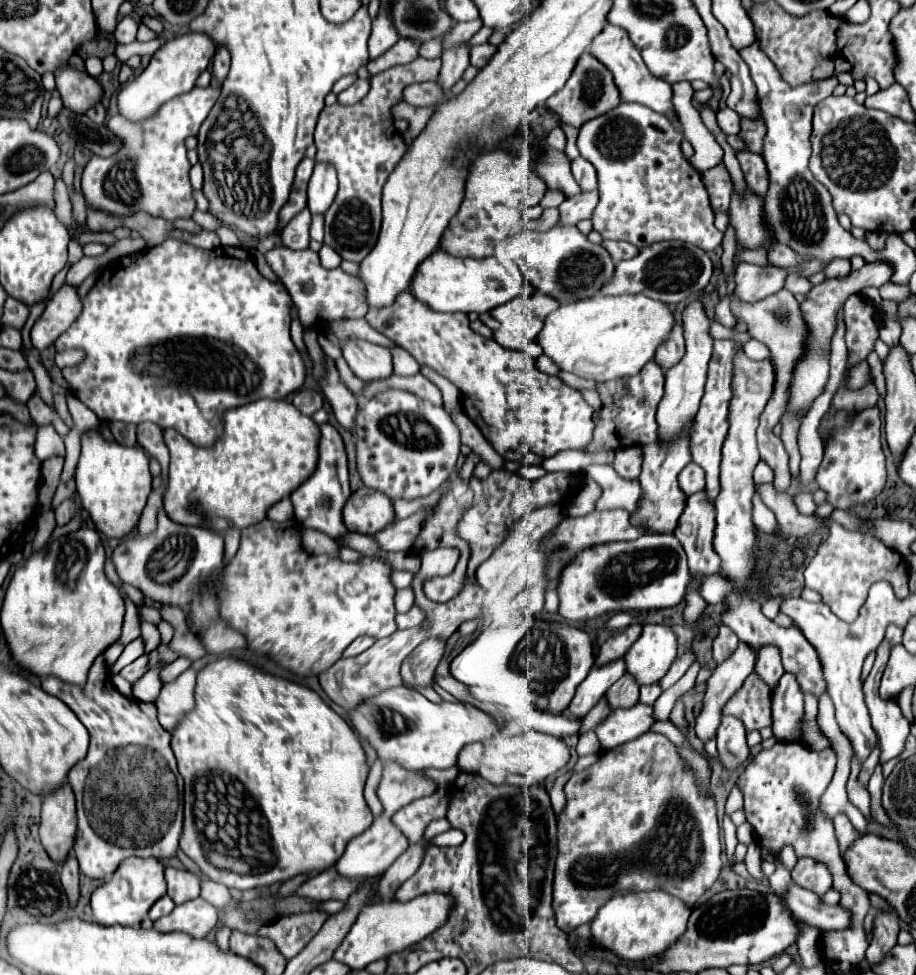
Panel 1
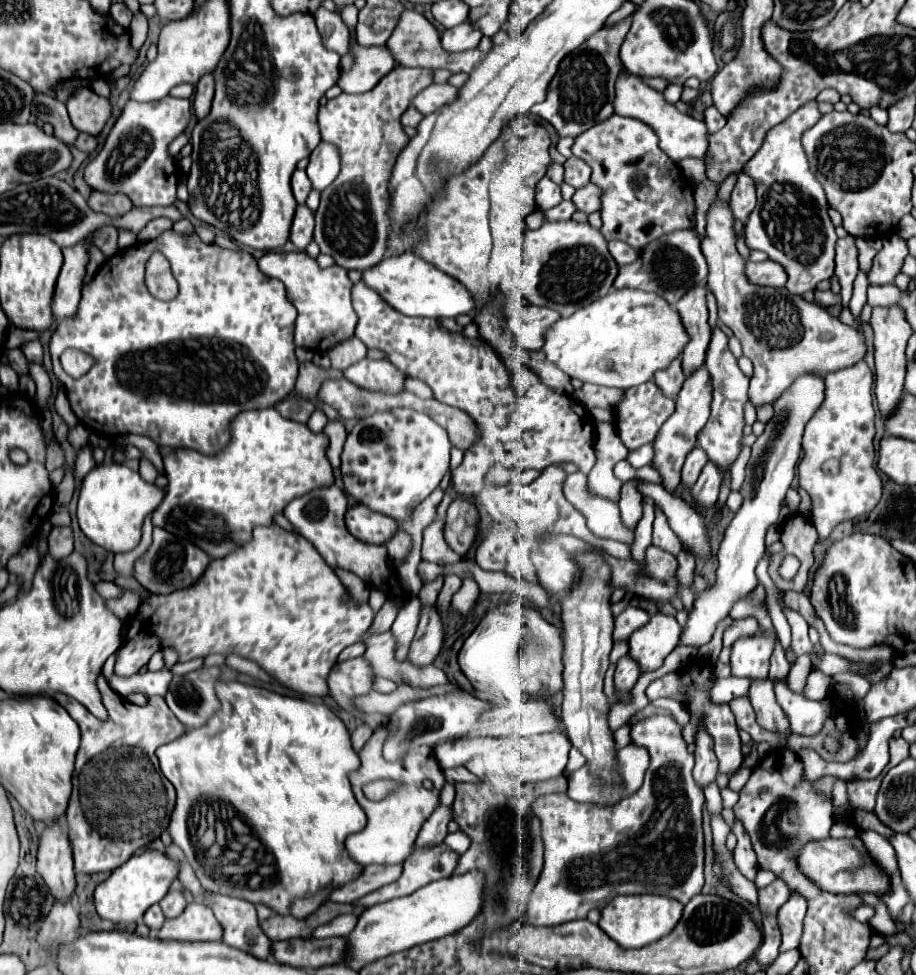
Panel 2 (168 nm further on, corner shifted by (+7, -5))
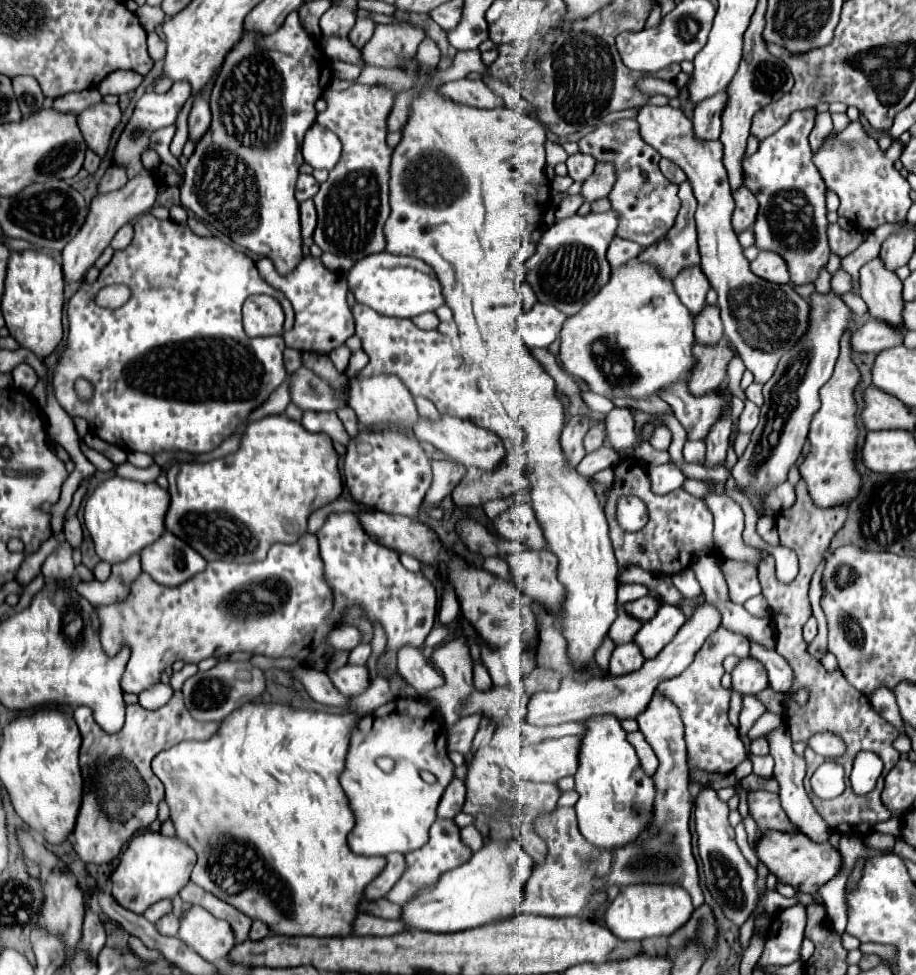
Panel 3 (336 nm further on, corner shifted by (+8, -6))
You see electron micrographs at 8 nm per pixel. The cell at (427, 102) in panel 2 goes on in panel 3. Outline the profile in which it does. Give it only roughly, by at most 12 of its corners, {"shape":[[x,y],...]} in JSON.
{"shape":[[483,81],[445,83],[439,95],[453,103],[493,109],[503,105]]}

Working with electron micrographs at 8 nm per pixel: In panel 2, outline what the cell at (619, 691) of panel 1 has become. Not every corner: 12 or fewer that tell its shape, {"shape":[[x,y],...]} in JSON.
{"shape":[[626,654],[616,664],[616,690],[630,690],[640,668]]}

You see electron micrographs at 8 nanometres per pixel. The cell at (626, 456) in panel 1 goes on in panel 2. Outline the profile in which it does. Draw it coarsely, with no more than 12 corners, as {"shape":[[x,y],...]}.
{"shape":[[644,444],[628,454],[634,468],[652,462],[652,444]]}

